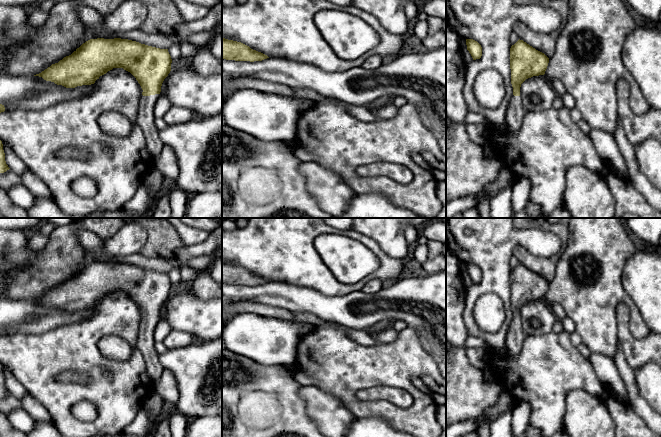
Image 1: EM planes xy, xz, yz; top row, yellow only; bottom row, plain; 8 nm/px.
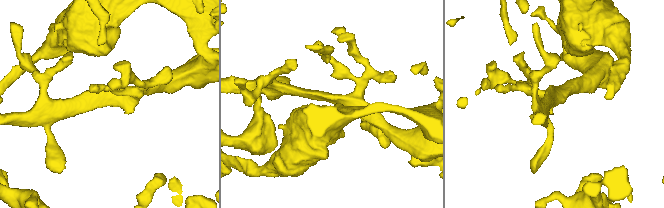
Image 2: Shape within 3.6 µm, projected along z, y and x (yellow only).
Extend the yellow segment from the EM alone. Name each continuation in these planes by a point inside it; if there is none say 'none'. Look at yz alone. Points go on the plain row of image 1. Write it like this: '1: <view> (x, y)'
1: yz (515, 336)

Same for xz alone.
none

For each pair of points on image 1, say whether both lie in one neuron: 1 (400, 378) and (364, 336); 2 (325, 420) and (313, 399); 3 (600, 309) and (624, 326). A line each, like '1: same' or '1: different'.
1: different
2: same
3: different

